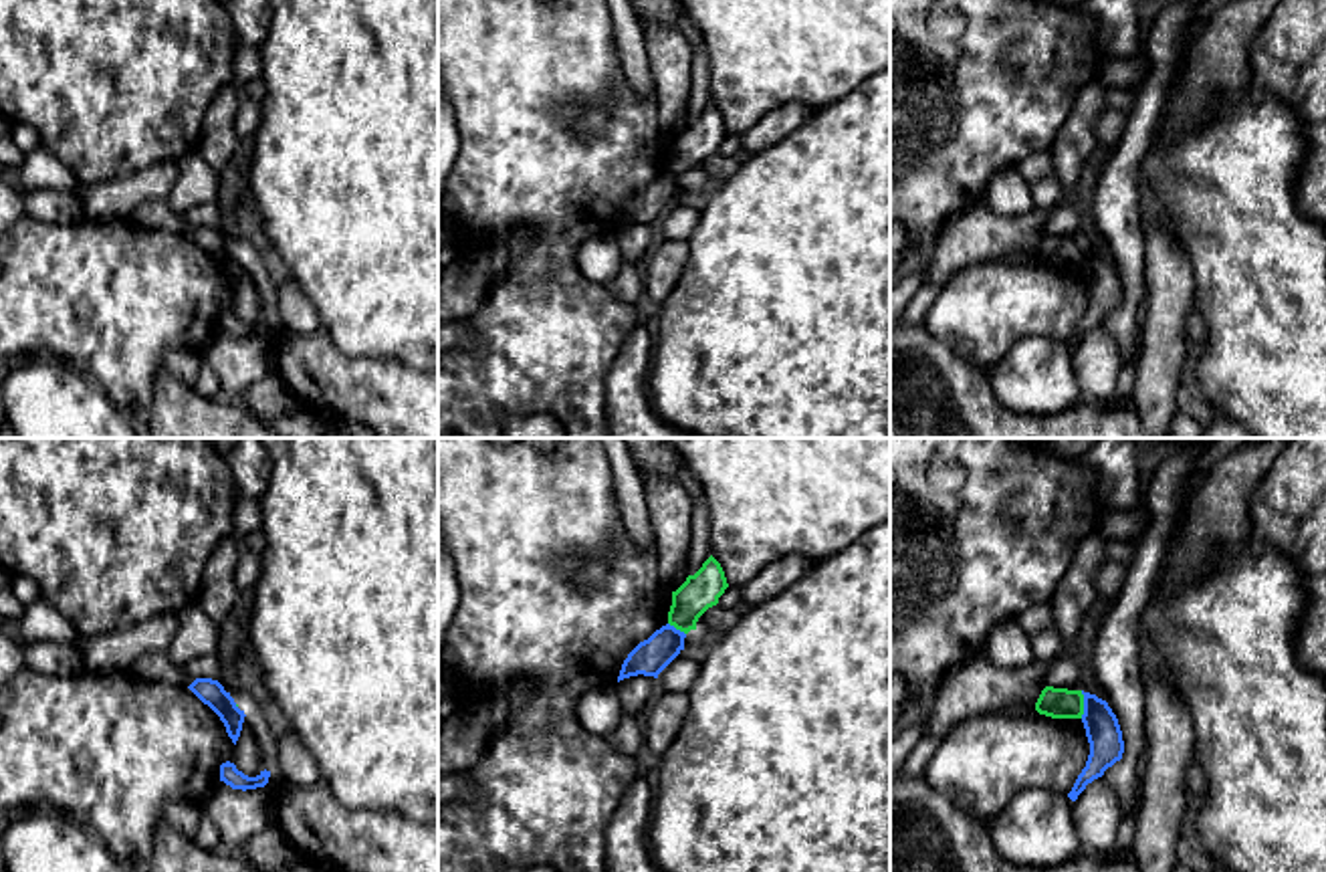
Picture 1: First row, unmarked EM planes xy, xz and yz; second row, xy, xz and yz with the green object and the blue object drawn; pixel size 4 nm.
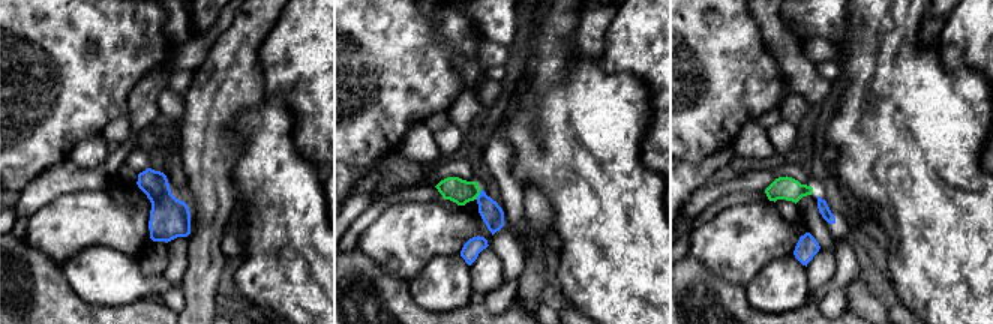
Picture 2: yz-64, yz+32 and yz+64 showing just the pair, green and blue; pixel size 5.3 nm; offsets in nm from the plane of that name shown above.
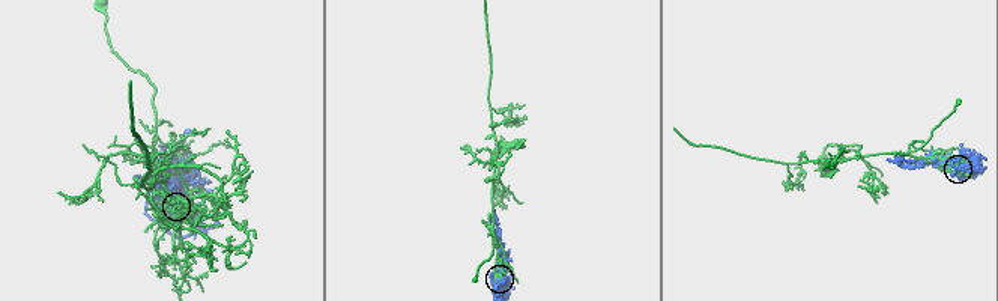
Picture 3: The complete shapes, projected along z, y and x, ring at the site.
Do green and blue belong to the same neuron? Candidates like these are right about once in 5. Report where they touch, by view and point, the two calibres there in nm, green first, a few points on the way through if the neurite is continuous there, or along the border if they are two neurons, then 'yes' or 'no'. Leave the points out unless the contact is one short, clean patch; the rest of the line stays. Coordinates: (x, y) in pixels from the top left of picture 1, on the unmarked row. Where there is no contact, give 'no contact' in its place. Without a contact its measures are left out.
contact yz (1082, 253); calibres 130 and 140 nm; no

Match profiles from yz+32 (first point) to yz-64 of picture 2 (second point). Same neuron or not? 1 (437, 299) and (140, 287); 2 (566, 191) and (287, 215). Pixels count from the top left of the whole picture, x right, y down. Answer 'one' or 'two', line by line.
1: one
2: one

